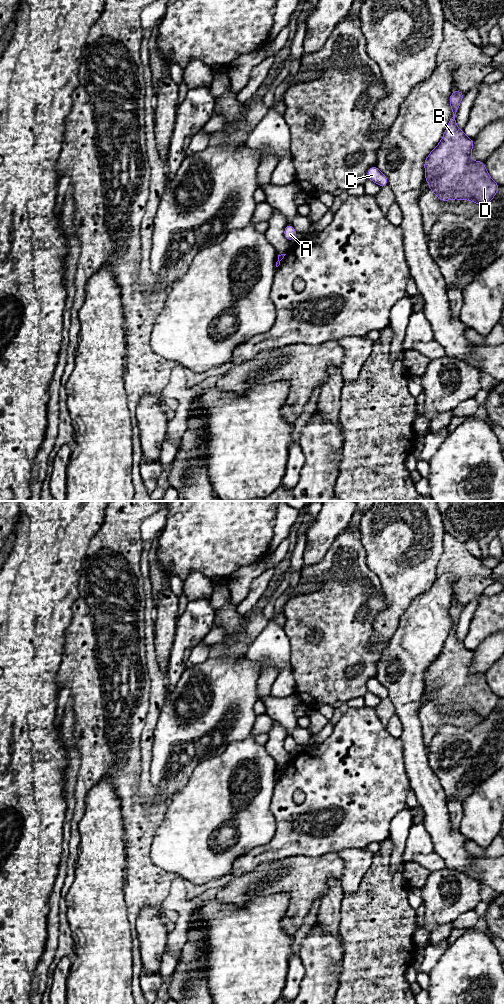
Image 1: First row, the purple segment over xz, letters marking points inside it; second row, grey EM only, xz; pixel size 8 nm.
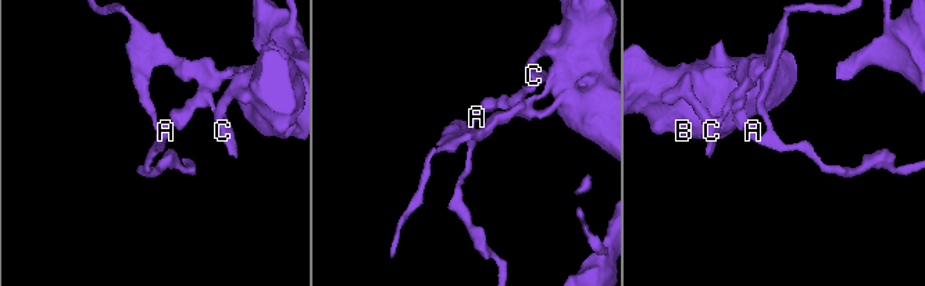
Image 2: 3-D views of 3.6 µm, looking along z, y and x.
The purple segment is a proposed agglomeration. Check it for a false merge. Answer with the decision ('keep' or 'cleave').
cleave

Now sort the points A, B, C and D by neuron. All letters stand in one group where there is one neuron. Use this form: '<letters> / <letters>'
A / B C D

